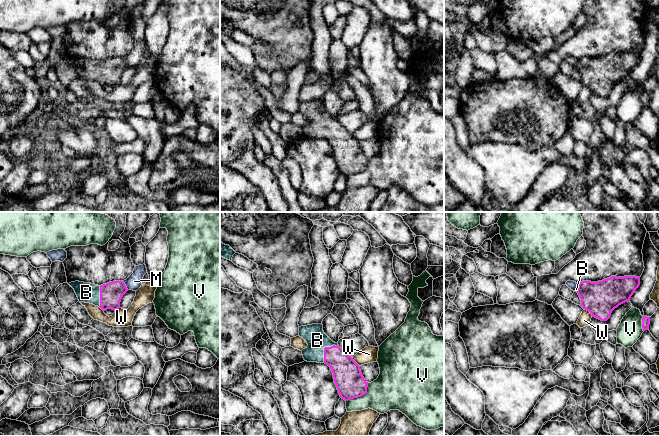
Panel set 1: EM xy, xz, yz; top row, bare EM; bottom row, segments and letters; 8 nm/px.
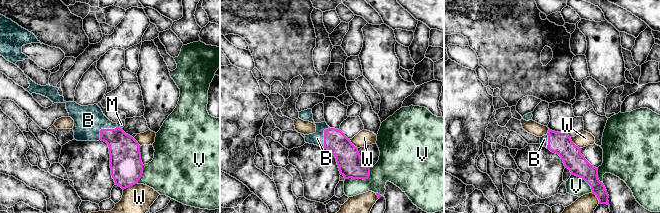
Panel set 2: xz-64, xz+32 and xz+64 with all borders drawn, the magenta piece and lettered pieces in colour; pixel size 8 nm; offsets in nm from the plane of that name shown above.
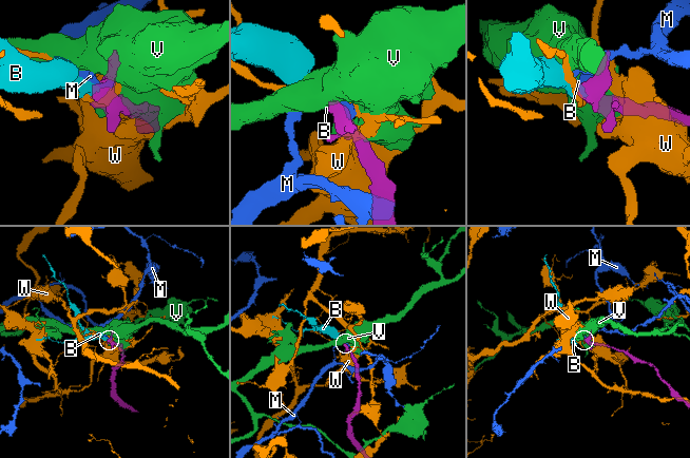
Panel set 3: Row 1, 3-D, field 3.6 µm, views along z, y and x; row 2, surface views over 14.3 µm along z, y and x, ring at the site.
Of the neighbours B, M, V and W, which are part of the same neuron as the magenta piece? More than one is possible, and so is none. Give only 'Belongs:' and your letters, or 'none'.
Belongs: B

